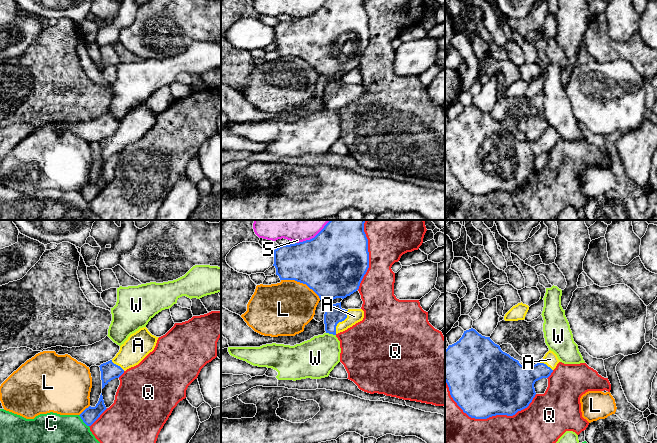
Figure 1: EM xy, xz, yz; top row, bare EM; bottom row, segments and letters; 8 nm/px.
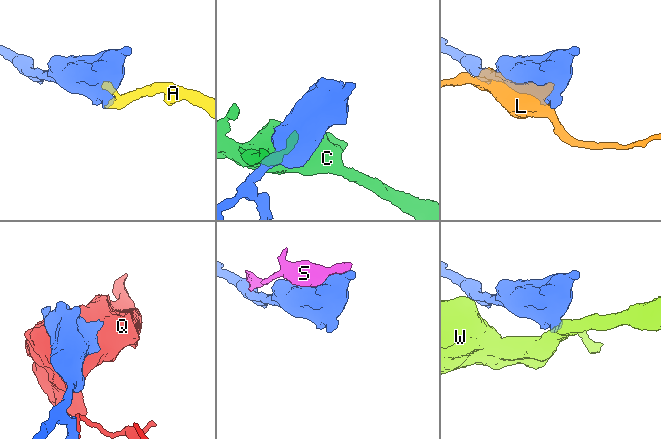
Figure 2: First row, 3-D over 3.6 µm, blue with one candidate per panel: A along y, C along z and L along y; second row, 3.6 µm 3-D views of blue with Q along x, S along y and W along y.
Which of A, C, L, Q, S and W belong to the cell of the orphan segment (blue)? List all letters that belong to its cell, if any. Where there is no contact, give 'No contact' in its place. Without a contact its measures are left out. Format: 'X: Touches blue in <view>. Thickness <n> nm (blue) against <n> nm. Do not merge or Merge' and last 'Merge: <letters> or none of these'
A: Touches blue in xz. Thickness 150 nm (blue) against 120 nm. Merge
C: Touches blue in xy. Thickness 120 nm (blue) against 460 nm. Do not merge
L: Touches blue in xz. Thickness 460 nm (blue) against 420 nm. Do not merge
Q: Touches blue in yz. Thickness 480 nm (blue) against 460 nm. Do not merge
S: Touches blue in xz. Thickness 500 nm (blue) against 140 nm. Do not merge
W: Touches blue in xz. Thickness 150 nm (blue) against 320 nm. Do not merge
Merge: A

